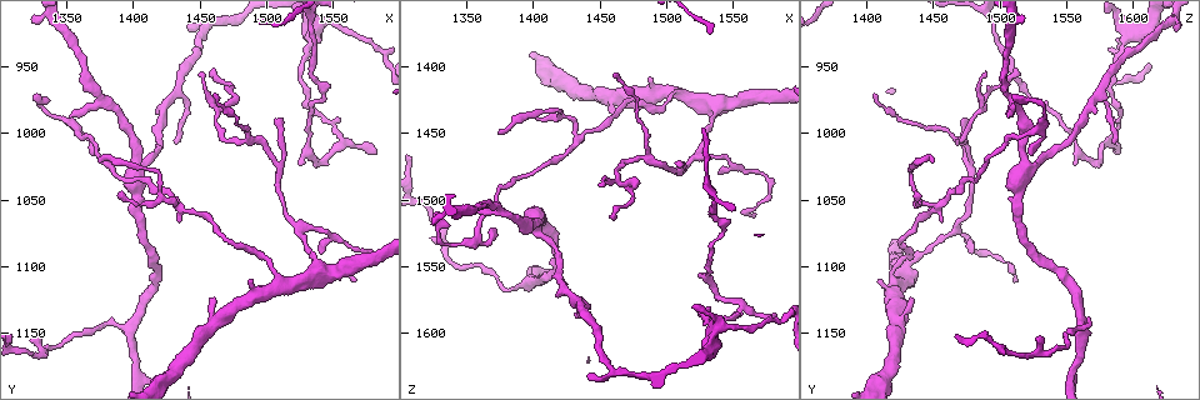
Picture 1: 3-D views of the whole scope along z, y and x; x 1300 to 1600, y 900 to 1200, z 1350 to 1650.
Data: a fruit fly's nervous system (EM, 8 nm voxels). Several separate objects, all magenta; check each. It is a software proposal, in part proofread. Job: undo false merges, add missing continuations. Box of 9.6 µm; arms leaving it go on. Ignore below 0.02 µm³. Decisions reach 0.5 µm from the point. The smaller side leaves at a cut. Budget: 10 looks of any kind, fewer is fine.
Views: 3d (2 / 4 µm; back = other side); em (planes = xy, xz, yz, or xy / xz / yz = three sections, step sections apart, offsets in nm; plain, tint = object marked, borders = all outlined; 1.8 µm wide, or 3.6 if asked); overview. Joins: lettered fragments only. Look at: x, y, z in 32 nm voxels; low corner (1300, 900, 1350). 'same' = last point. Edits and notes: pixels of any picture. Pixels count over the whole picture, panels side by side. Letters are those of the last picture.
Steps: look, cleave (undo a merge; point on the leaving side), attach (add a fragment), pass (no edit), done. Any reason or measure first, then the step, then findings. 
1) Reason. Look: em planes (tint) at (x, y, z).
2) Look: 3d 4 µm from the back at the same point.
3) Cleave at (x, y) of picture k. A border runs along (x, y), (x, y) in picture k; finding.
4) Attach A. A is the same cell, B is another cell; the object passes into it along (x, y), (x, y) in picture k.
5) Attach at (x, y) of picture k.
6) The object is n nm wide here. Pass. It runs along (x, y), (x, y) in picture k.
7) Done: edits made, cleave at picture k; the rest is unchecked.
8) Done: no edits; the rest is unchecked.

Thin arm on a thick one. Look: 3d 4 µm at (1536, 1106, 1430).

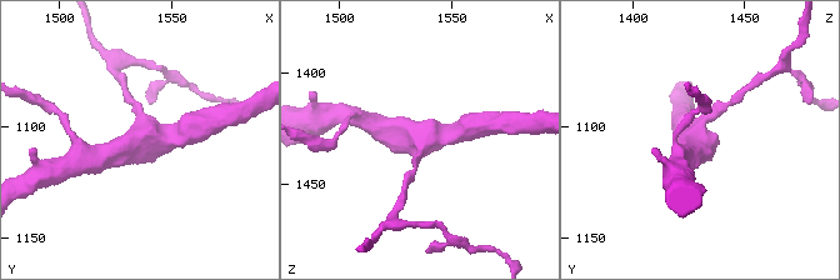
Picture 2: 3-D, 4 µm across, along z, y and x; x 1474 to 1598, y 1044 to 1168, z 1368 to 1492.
Shape alone is not enough. Look: em planes (borders) at (1536, 1106, 1430).

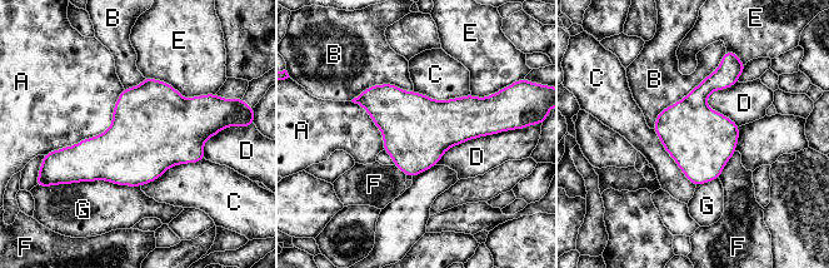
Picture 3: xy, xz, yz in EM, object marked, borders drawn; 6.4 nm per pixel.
3 arms meet here. Pass. A, B, C, D, E, F and G are other cells; a border runs along (124, 89), (105, 130), (51, 152) in picture 3; one cell here.

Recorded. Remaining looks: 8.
Look: em planes (borders) at (1376, 1020, 1450).

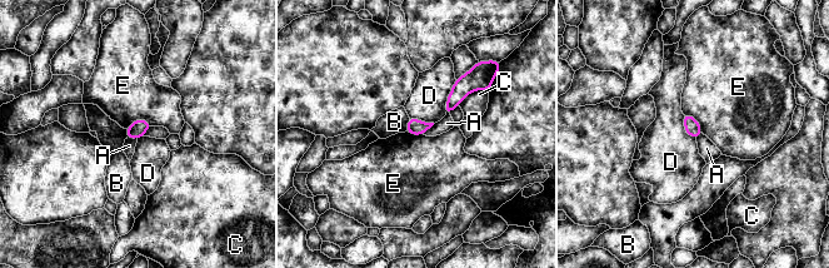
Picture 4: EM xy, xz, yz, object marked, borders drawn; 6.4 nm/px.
Pass. A, B, C, D and E are other cells; no lettered fragment goes on from it.

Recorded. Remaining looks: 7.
Thin end. Look: 3d 4 µm at (1352, 988, 1506).

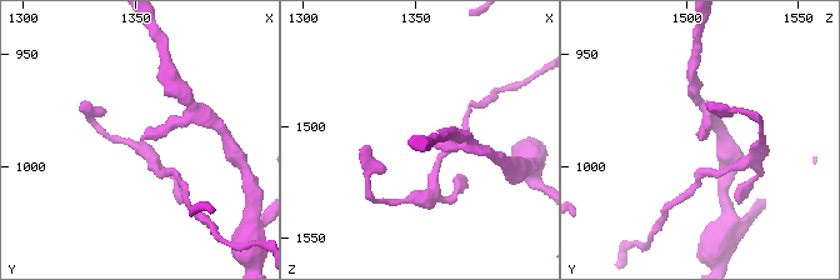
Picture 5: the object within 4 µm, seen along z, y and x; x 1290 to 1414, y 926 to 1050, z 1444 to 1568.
Look: em xy step 8 (tint) at (1353, 986, 1505).

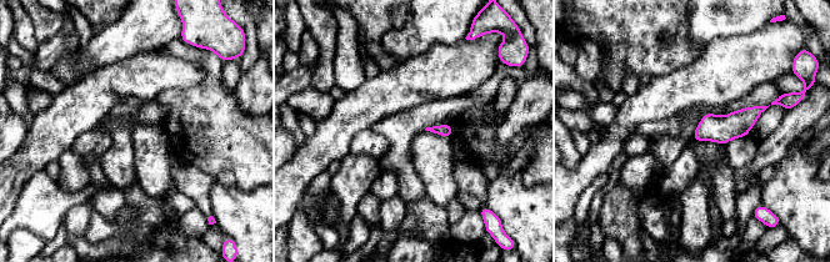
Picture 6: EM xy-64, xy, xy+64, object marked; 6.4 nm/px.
What lies round it. Look: em xy step 8 (borders) at the same point.

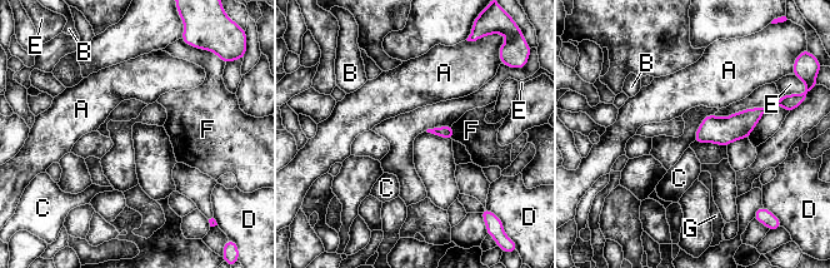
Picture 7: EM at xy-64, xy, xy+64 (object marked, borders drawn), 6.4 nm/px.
Pass. A, B, C, D, E, F and G are other cells; it runs along (761, 110), (696, 139) in picture 7; none of them fits.

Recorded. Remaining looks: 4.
Tapers out. Look: 3d 2 µm at (1566, 1112, 1510).

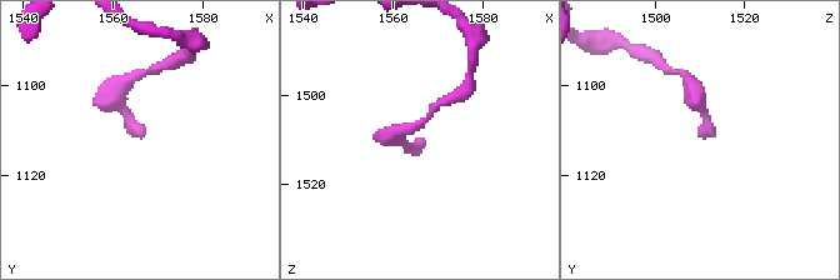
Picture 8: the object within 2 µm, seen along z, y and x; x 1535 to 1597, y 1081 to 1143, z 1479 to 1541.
Shape alone is not enough. Look: em planes (borders) at (1567, 1110, 1510).

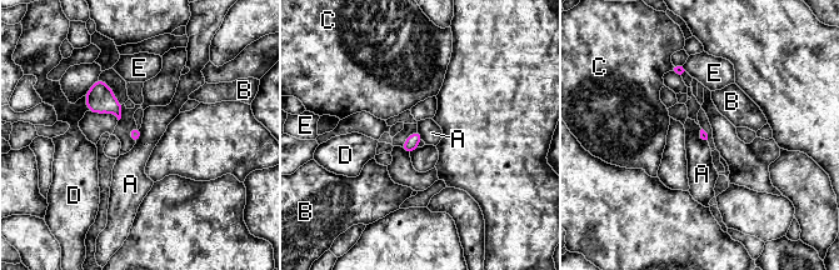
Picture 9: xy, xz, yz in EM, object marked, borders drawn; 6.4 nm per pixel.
Pass. A, B, C, D and E are other cells; a border runs along (140, 128), (140, 139), (135, 144) in picture 9; no lettered fragment goes on from it.

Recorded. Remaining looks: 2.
Done: no edits; the rest is unchecked.

